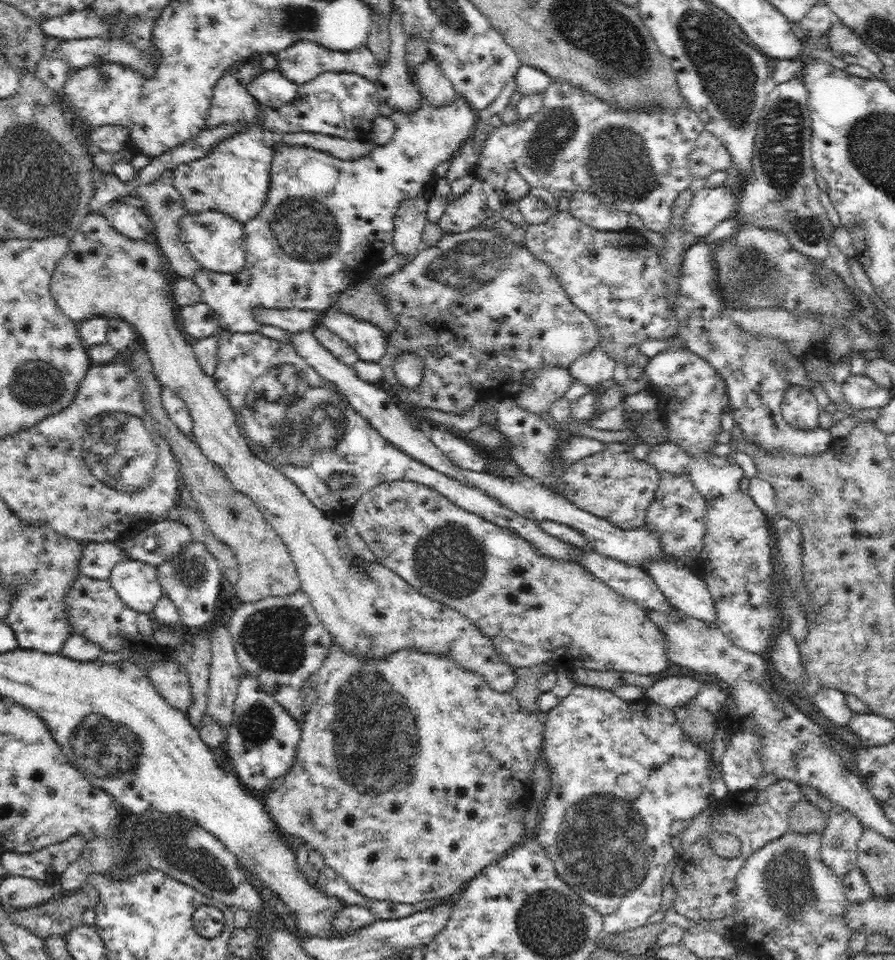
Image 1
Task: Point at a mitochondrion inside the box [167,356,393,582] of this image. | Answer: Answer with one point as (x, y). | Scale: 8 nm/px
(293, 417)

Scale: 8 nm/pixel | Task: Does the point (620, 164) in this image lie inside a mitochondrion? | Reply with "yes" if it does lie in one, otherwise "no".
yes

